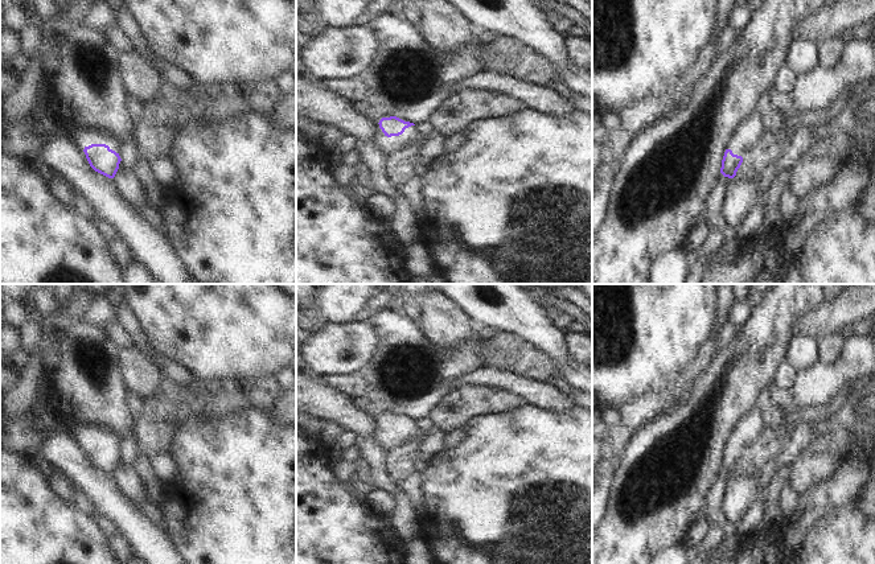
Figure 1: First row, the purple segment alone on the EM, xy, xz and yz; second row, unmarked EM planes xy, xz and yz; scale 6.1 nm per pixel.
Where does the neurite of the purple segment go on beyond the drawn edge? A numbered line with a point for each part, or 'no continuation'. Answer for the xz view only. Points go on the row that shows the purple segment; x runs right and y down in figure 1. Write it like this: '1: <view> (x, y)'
1: xz (411, 135)

